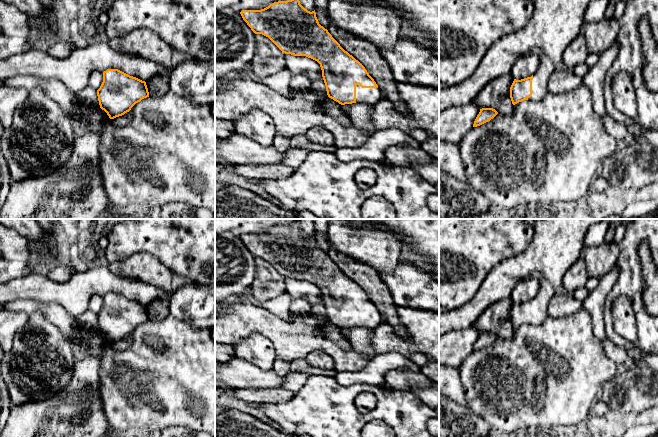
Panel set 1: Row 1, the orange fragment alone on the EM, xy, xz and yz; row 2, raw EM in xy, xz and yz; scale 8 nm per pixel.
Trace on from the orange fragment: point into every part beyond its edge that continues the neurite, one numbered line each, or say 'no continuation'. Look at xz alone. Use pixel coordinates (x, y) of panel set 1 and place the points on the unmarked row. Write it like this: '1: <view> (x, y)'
1: xz (368, 320)

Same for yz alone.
1: yz (558, 243)

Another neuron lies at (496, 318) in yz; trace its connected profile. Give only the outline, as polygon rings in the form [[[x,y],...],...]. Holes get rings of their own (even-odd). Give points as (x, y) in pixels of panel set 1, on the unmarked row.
[[[506,298],[490,305],[473,326],[481,333],[493,332],[501,338],[511,338],[513,328],[510,322],[510,311],[513,305],[514,302],[511,298]]]

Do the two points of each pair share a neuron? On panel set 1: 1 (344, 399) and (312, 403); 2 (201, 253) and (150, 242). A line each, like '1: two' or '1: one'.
1: one
2: one

